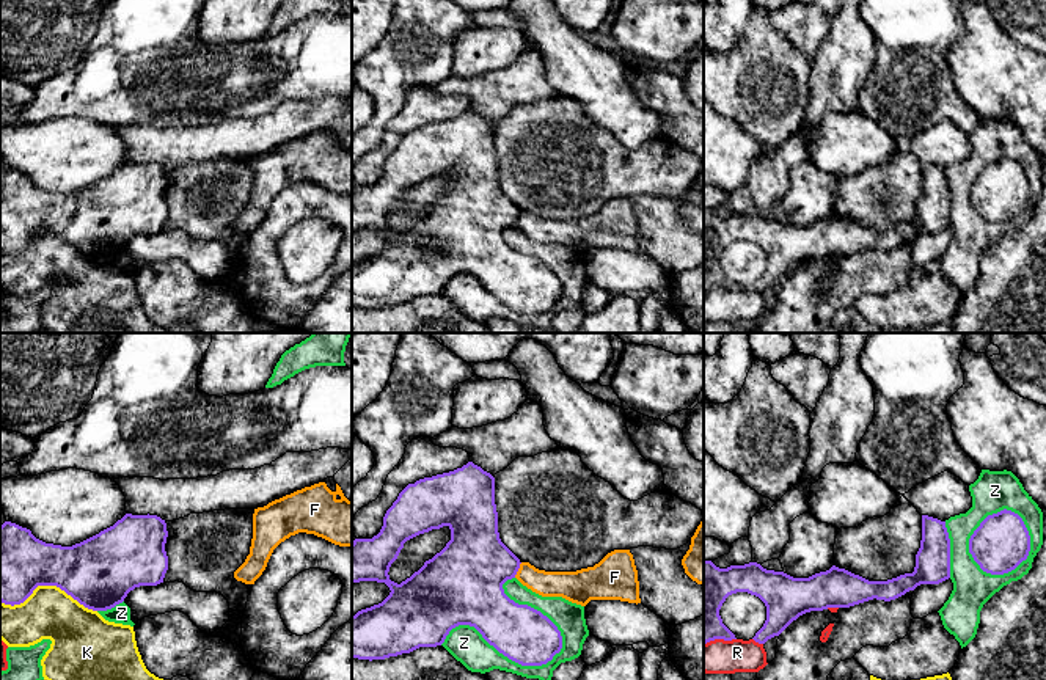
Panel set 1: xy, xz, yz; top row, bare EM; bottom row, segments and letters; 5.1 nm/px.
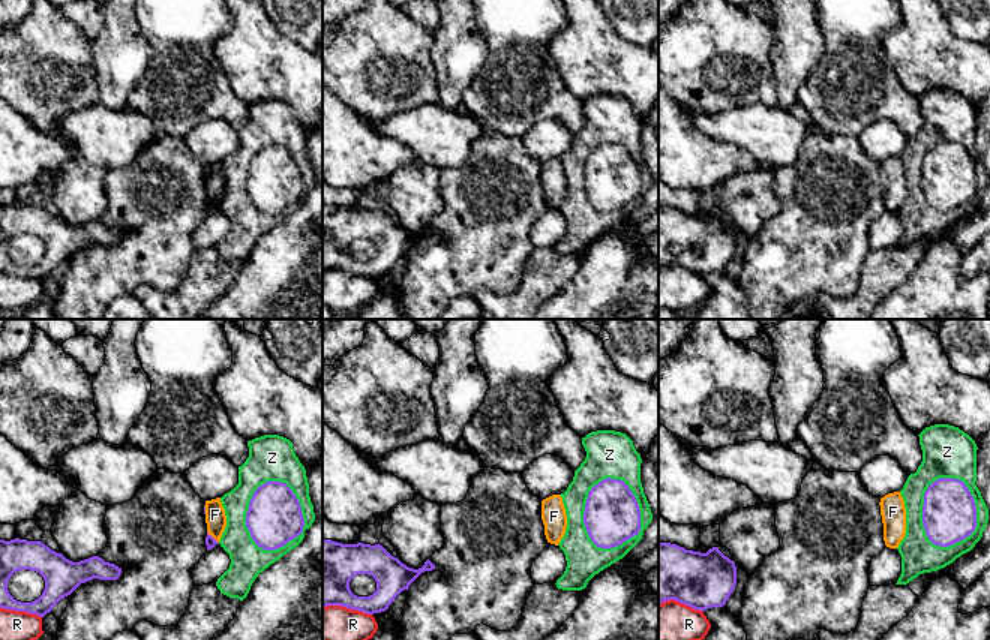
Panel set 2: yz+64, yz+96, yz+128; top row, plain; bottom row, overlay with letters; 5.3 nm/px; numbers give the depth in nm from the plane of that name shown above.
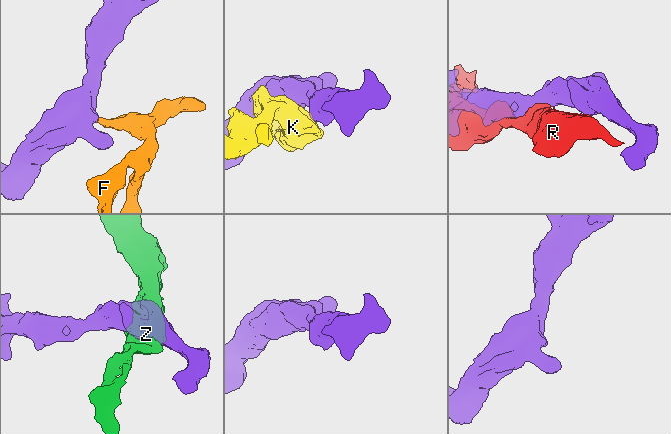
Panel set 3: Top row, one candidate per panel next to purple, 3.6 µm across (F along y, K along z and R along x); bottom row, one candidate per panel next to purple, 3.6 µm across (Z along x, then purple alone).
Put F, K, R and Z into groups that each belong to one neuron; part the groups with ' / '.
F / K / R / Z

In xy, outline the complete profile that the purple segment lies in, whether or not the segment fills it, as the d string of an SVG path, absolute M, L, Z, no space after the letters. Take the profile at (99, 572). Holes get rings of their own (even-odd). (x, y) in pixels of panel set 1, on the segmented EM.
M126 514L113 526L72 547L46 543L30 529L5 521L0 526L0 601L20 605L38 586L57 586L88 609L112 609L135 587L163 583L166 537L165 520L149 514Z

